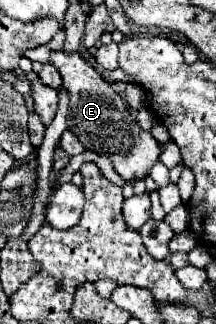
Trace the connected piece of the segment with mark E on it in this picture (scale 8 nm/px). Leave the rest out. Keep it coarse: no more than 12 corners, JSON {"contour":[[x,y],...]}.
{"contour":[[88,62],[50,64],[70,92],[68,130],[124,180],[150,174],[158,140]]}

